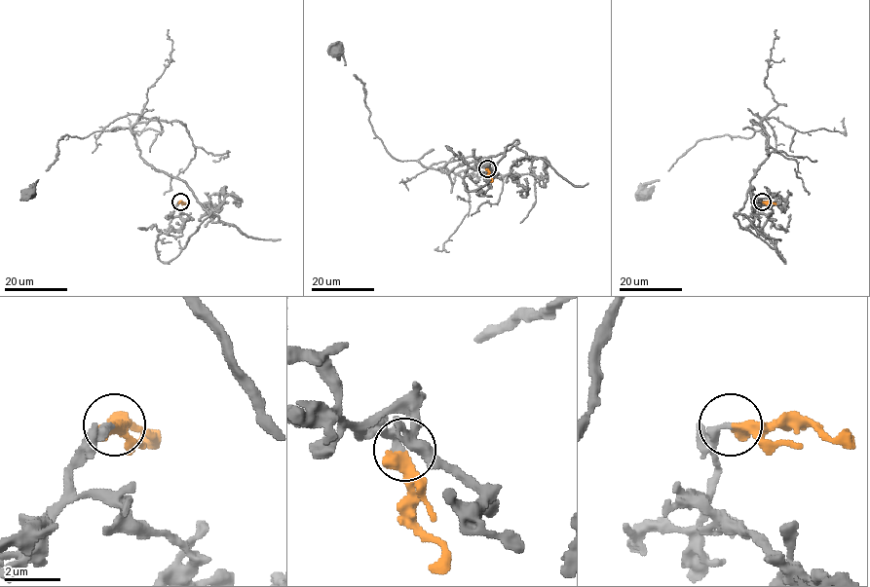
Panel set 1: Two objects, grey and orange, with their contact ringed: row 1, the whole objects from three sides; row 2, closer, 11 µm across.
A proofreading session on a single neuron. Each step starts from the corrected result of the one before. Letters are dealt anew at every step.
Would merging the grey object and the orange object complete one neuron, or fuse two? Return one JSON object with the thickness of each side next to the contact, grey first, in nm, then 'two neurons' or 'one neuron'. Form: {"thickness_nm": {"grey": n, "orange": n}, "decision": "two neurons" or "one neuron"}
{"thickness_nm": {"grey": 280, "orange": 550}, "decision": "one neuron"}

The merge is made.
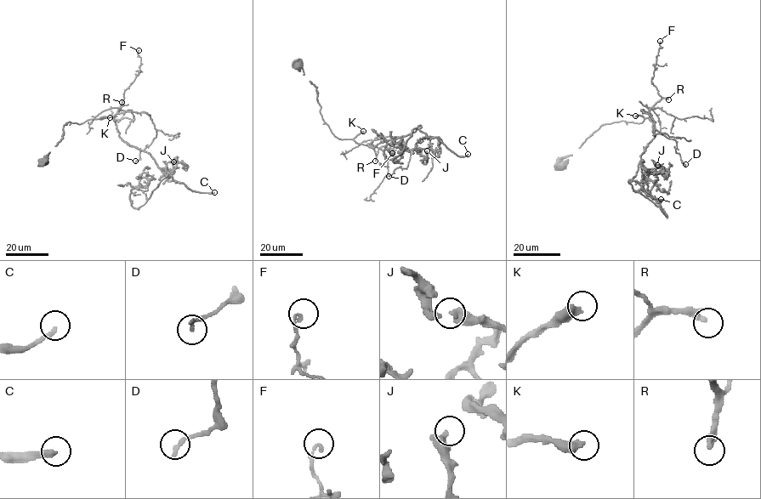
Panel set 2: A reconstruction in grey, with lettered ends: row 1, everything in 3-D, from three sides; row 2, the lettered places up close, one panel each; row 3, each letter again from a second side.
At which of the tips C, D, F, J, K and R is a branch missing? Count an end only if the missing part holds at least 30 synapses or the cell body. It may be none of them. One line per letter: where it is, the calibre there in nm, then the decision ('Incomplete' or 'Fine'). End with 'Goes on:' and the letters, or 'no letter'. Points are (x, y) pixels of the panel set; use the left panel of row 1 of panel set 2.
C: Place: (214, 192). Thickness 220 nm. Incomplete
D: Place: (135, 161). Thickness 180 nm. Fine
F: Place: (139, 50). Thickness 140 nm. Fine
J: Place: (173, 161). Thickness 480 nm. Fine
K: Place: (110, 117). Thickness 420 nm. Incomplete
R: Place: (122, 102). Thickness 280 nm. Incomplete
Goes on: C, K, R

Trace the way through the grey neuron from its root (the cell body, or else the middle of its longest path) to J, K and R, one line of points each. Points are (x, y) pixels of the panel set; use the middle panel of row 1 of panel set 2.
J: (298, 63), (337, 137), (373, 148), (418, 129), (426, 135), (416, 146), (427, 161), (427, 150)
K: (298, 63), (316, 87), (320, 113), (331, 132), (339, 138), (354, 139), (363, 131)
R: (298, 63), (316, 87), (320, 113), (331, 132), (341, 139), (371, 144), (375, 161)

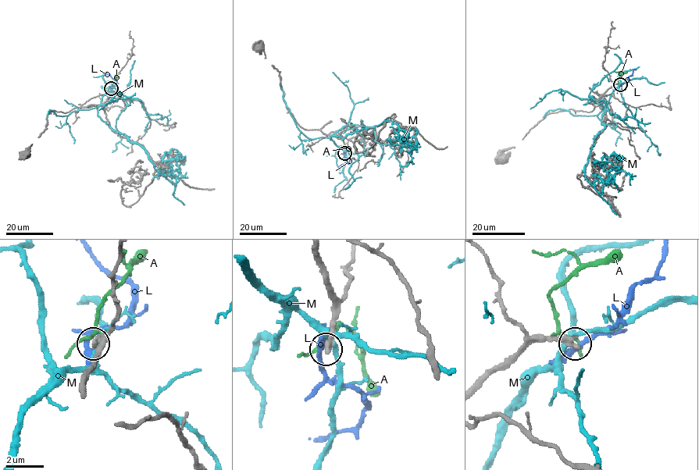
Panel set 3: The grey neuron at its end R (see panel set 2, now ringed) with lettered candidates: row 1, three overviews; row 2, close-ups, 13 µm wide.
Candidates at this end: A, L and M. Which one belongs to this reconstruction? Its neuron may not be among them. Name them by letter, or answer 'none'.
none

